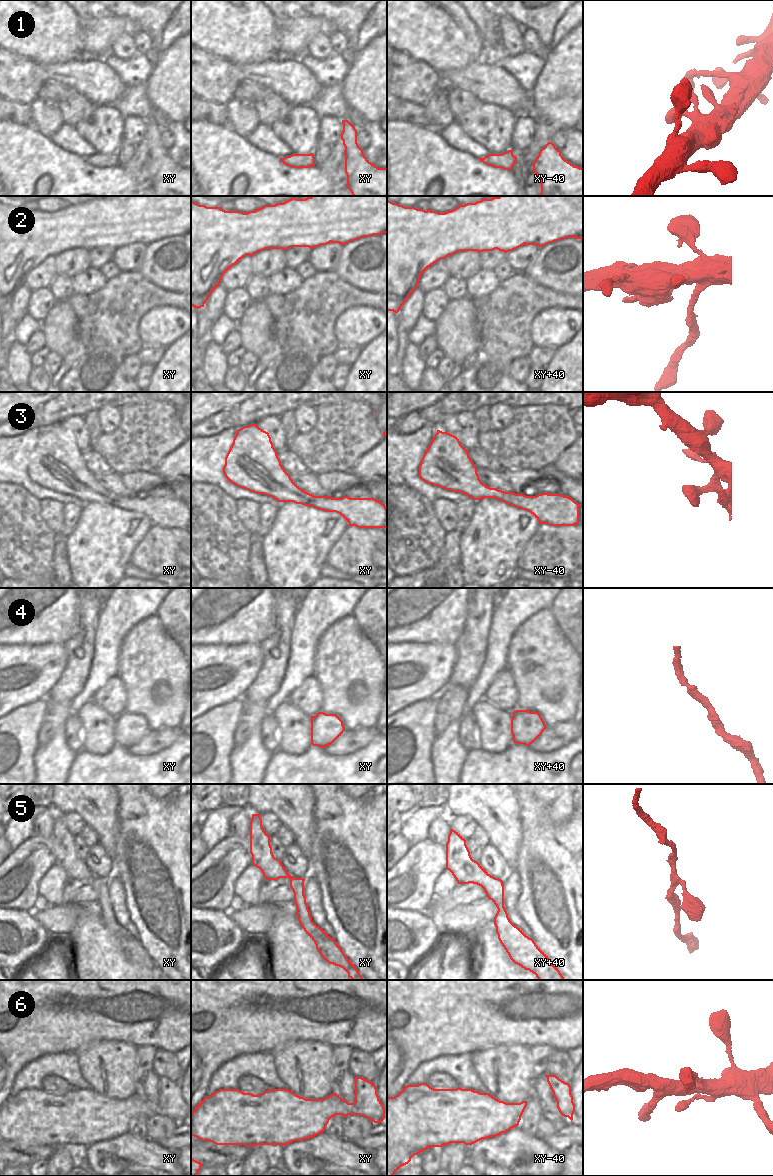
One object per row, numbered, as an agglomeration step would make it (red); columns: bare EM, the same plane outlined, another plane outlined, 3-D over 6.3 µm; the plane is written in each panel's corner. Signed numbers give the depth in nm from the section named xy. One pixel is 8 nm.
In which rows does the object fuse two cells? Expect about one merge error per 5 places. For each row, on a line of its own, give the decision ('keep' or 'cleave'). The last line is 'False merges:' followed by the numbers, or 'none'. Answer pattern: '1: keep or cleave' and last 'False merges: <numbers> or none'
1: keep
2: cleave
3: keep
4: keep
5: keep
6: keep
False merges: 2

